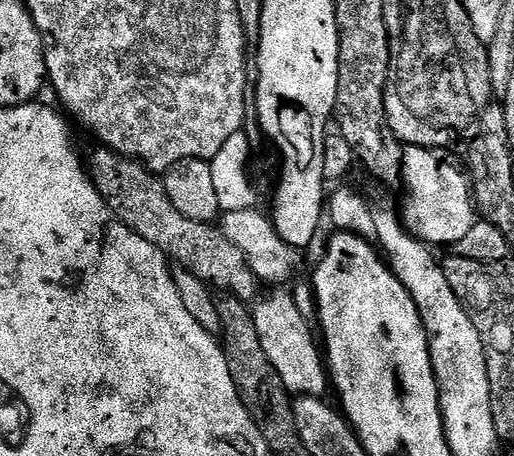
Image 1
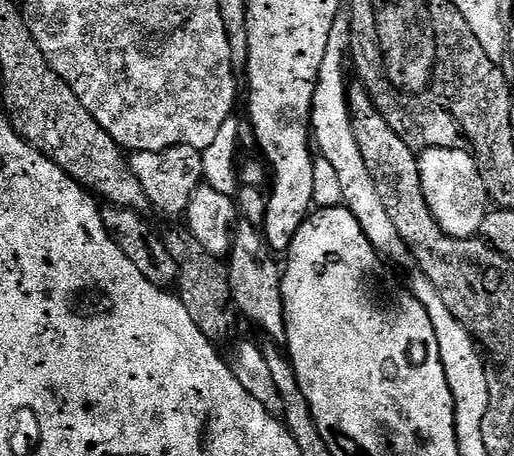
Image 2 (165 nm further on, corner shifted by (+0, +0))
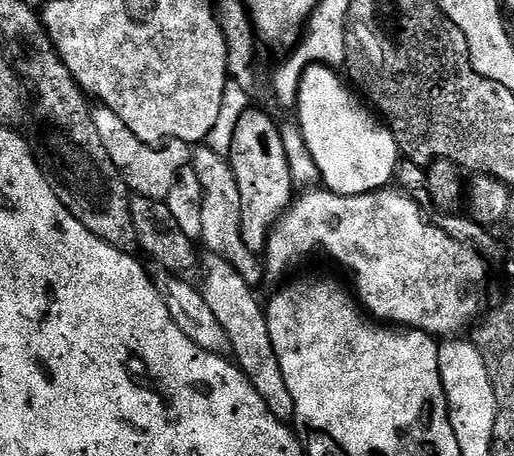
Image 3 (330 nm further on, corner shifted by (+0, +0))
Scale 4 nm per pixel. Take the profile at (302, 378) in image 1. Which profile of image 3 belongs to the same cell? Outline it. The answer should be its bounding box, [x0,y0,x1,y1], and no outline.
[190,146,262,286]

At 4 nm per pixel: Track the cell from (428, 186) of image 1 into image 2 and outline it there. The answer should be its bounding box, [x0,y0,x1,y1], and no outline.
[419,148,490,240]

